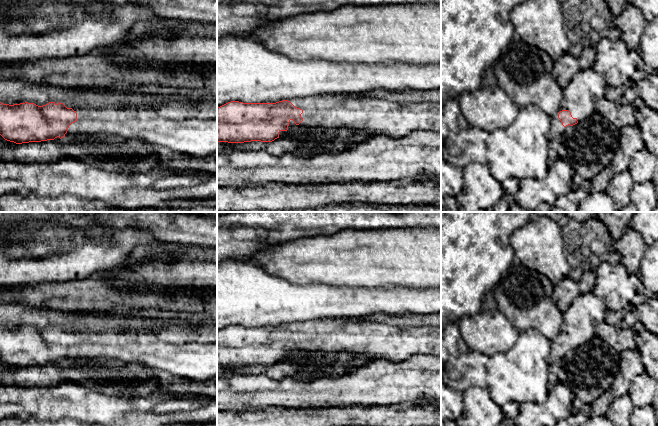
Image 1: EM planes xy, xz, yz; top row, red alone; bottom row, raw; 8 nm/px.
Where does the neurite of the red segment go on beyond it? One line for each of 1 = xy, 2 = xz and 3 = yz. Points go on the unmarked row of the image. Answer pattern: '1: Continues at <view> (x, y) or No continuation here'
1: Continues at xy (184, 349)
2: Continues at xz (329, 336)
3: Continues at yz (580, 320)

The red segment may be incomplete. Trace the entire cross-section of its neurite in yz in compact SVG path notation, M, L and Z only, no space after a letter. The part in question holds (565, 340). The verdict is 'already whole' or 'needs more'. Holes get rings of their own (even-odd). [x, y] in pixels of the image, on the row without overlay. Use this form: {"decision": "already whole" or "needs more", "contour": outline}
{"decision": "needs more", "contour": "M593 291L580 294L563 313L563 324L558 336L551 341L548 362L551 366L577 347L590 342L596 326L604 321L606 303Z"}

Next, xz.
{"decision": "needs more", "contour": "M340 318L316 319L276 327L231 325L217 331L217 366L272 366L293 353L336 355L341 352L401 362L417 354L441 357L441 327L399 328L376 321L349 322Z"}

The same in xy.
{"decision": "needs more", "contour": "M104 311L101 314L111 315L112 318L105 323L105 328L98 332L94 332L82 325L76 325L69 330L65 330L60 326L49 326L43 330L28 326L14 329L0 326L0 359L5 364L16 368L60 364L70 358L118 359L124 362L142 363L150 368L159 370L163 374L188 381L206 381L217 377L217 321L199 321L194 323L179 319L141 318L127 315L120 311ZM135 319L138 319L141 325L165 323L167 327L162 328L157 333L136 331L132 328Z"}

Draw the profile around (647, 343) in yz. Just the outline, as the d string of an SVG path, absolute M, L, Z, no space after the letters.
M638 321L632 330L637 350L646 370L645 373L658 380L658 337Z

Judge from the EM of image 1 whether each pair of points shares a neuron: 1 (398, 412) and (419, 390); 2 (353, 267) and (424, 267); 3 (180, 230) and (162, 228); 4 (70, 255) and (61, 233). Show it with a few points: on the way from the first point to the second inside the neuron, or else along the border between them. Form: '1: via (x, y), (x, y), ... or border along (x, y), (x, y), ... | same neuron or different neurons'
1: border along (415, 401), (396, 403) | different neurons
2: via (371, 267), (406, 267) | same neuron
3: via (176, 228), (166, 228) | same neuron
4: border along (73, 226), (68, 242), (45, 256) | different neurons

